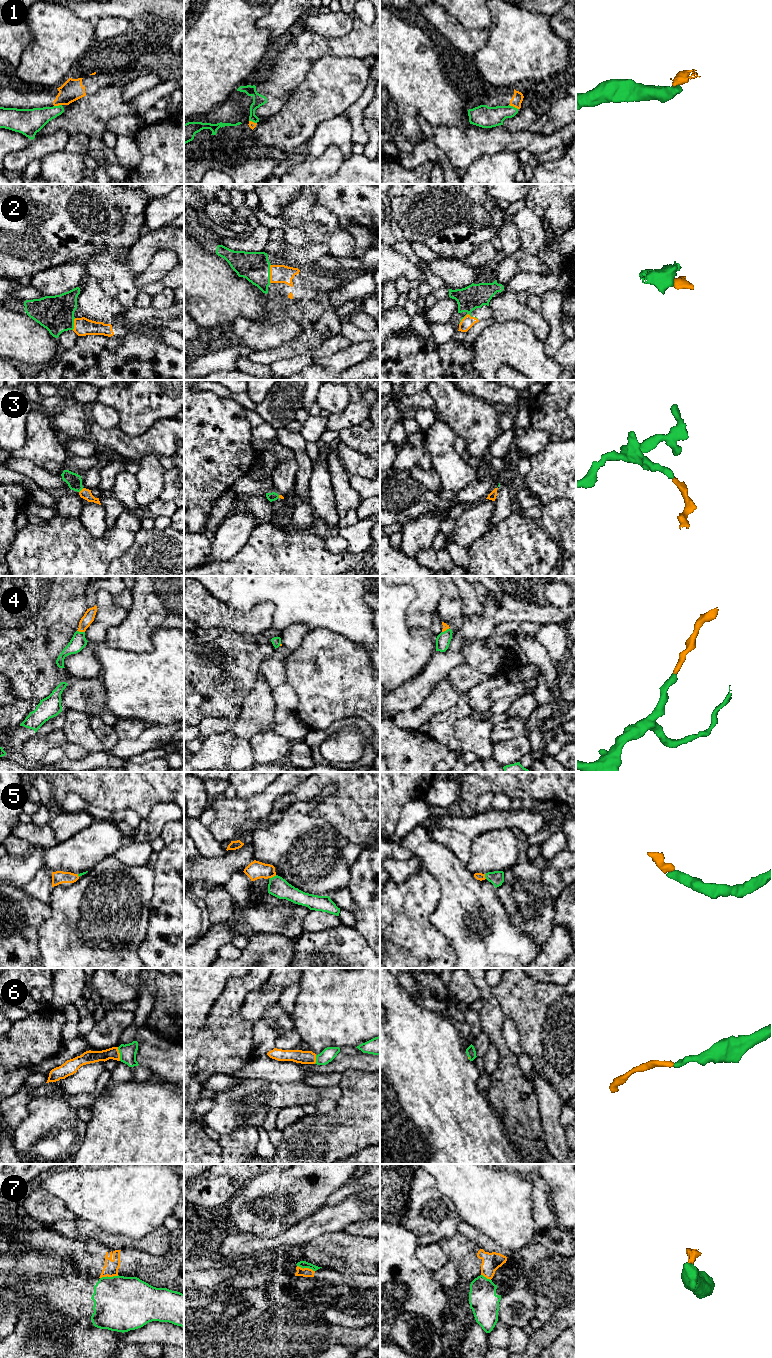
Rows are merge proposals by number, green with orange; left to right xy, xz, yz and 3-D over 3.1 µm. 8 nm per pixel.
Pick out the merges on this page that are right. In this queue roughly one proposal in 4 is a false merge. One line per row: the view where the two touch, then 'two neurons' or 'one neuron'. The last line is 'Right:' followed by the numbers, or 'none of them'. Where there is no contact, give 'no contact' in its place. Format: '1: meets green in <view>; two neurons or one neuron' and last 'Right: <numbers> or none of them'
1: meets green in yz; two neurons
2: meets green in xz; one neuron
3: meets green in xy; one neuron
4: meets green in xy; one neuron
5: meets green in xz; one neuron
6: meets green in xy; one neuron
7: meets green in xy; two neurons
Right: 2, 3, 4, 5, 6

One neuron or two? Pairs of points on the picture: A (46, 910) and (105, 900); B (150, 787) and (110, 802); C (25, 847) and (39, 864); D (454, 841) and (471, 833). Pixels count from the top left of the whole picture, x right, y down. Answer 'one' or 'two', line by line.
A: two
B: one
C: two
D: two

